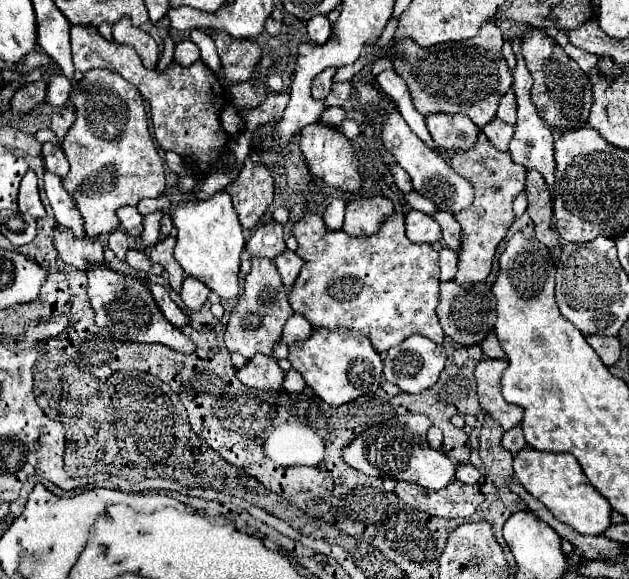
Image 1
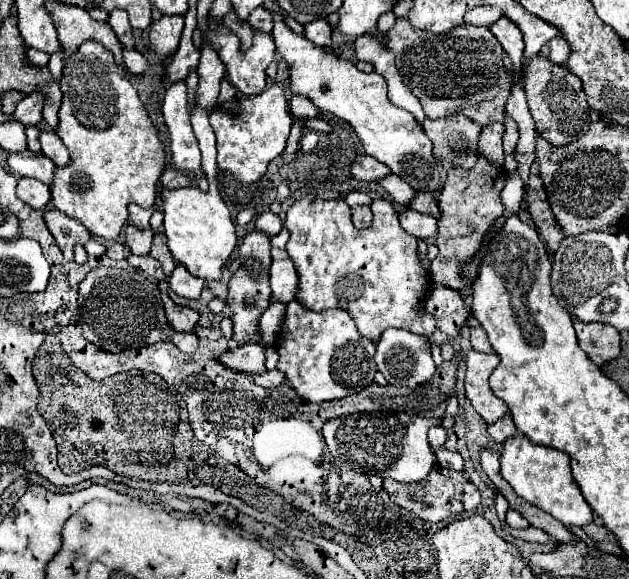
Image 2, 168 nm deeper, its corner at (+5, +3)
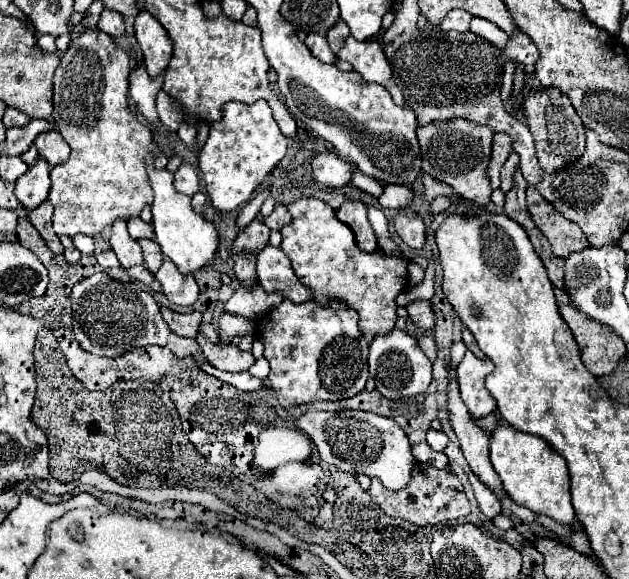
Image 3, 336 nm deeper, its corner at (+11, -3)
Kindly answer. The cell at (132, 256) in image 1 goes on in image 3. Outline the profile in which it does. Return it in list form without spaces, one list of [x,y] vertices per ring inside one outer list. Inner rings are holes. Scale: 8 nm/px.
[[[134,265],[128,269],[128,275],[140,283],[146,283],[146,285],[152,285],[154,281],[154,275],[144,267],[144,265]]]

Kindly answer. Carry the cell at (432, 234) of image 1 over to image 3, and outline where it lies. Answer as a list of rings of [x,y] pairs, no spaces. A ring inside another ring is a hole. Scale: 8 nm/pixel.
[[[408,207],[400,209],[394,217],[394,229],[410,249],[422,249],[426,241],[426,225],[418,213]]]

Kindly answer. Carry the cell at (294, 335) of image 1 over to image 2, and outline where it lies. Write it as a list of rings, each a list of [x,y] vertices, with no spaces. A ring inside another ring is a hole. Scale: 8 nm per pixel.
[[[272,249],[270,265],[270,287],[272,295],[280,303],[290,303],[298,289],[298,275],[290,255],[284,249]]]

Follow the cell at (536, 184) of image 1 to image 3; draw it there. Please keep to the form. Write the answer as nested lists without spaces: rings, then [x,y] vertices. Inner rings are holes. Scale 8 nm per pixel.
[[[530,185],[526,195],[528,195],[528,211],[536,227],[548,237],[554,255],[568,257],[570,253],[576,253],[588,247],[588,241],[582,229],[576,223],[564,219],[546,199],[542,199],[536,187]]]

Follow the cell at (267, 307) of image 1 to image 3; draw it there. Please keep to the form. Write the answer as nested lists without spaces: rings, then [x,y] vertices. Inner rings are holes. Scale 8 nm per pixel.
[[[254,219],[250,225],[246,225],[234,245],[232,245],[232,259],[234,259],[234,271],[242,285],[254,285],[256,281],[256,255],[258,251],[268,245],[268,233],[270,229]]]

